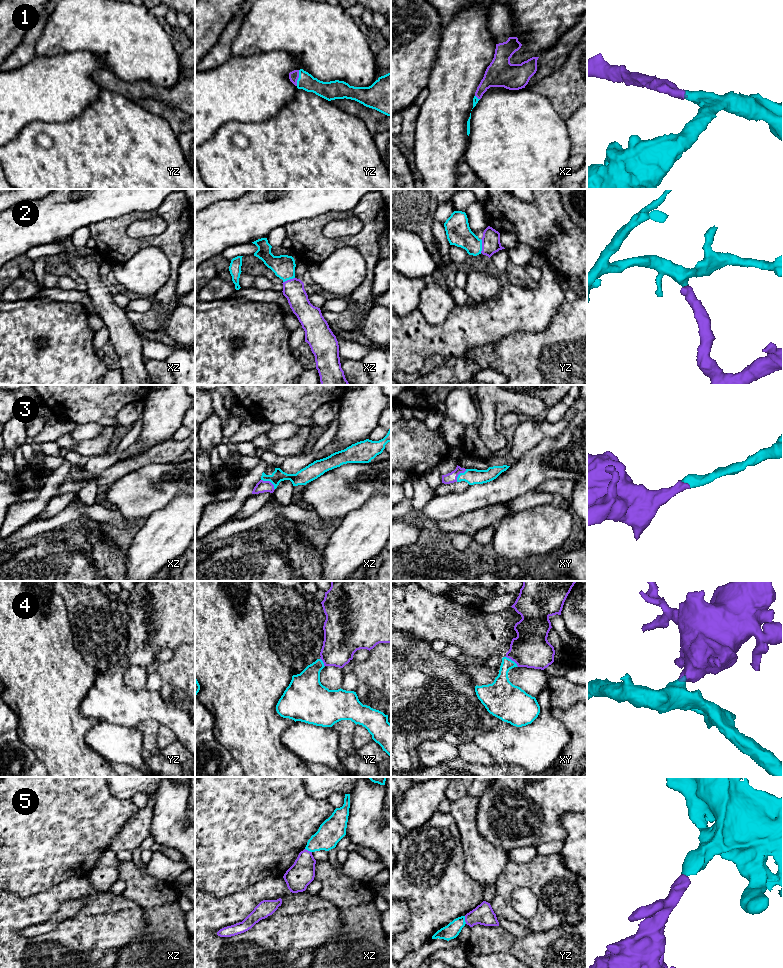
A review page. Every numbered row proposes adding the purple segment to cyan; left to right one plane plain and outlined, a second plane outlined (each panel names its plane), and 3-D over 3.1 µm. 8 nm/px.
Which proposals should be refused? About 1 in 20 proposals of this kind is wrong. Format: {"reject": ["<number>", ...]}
{"reject": ["5"]}

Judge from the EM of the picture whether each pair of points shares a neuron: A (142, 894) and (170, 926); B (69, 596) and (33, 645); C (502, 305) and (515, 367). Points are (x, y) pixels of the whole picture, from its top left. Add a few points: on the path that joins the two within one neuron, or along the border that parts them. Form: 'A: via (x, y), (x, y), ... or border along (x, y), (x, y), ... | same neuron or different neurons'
A: via (150, 902), (164, 918) | same neuron
B: border along (54, 591), (63, 601), (70, 626) | different neurons
C: border along (531, 332), (515, 332), (497, 342), (486, 344) | different neurons

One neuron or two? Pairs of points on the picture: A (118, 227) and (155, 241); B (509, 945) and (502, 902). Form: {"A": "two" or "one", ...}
{"A": "one", "B": "two"}

